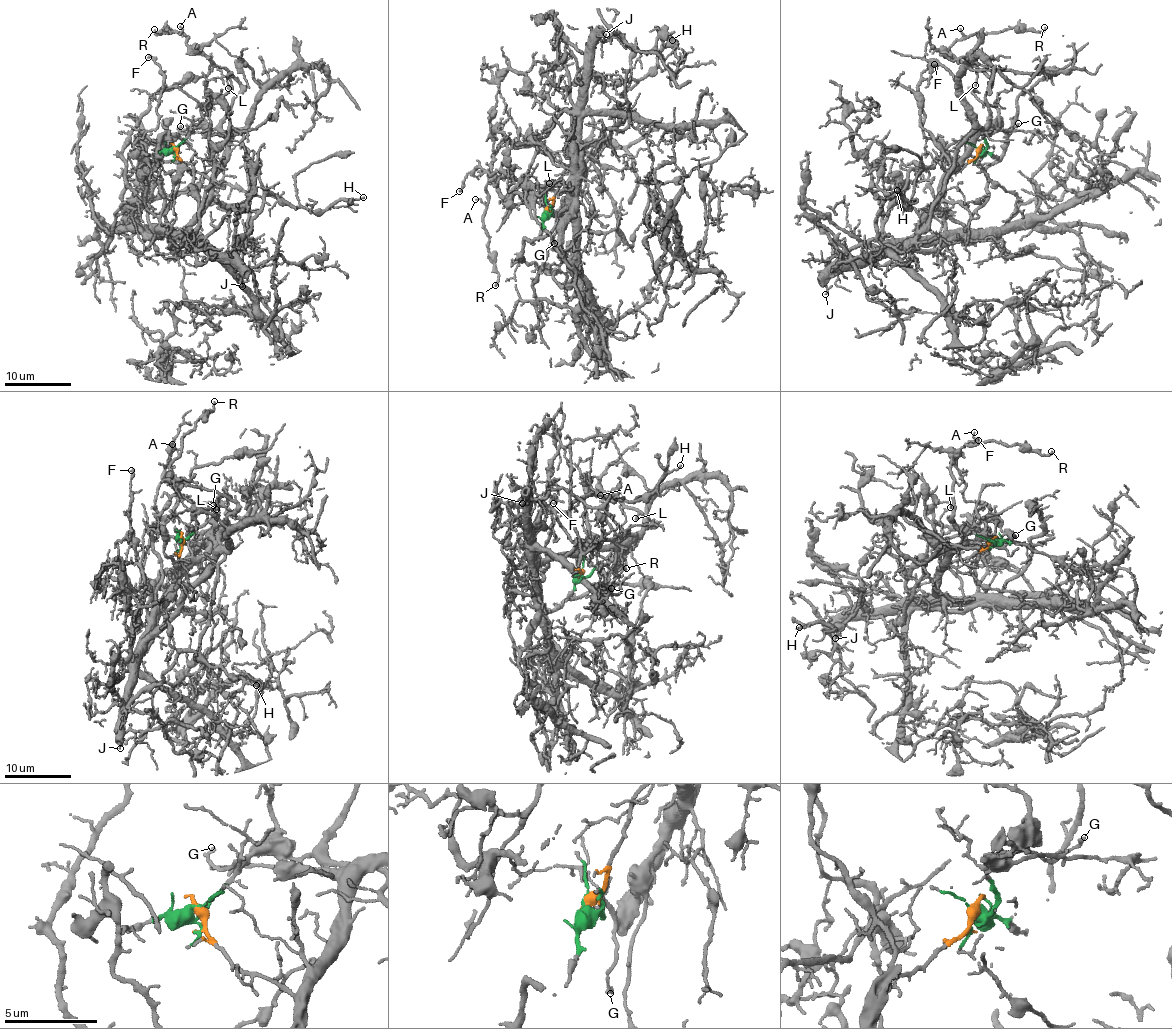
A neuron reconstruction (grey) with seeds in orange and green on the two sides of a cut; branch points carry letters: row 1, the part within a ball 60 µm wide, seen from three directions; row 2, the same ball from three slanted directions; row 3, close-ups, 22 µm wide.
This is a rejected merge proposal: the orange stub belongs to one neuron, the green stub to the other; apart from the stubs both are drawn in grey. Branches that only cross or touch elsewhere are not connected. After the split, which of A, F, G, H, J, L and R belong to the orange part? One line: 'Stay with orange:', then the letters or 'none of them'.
Stay with orange: F, H, J

